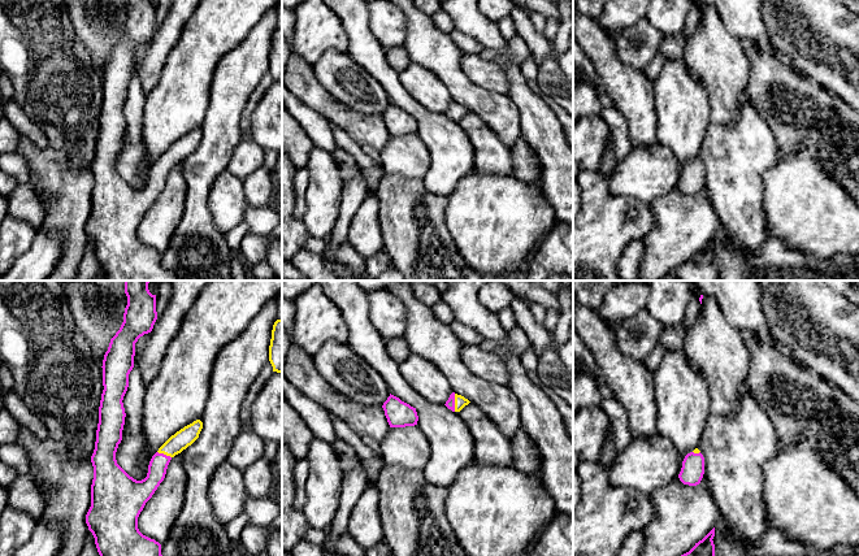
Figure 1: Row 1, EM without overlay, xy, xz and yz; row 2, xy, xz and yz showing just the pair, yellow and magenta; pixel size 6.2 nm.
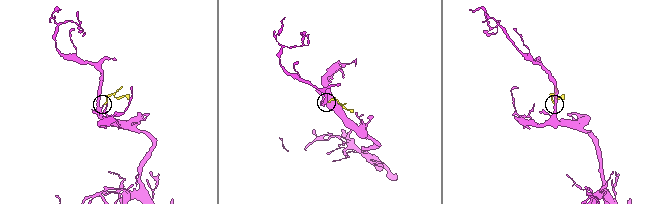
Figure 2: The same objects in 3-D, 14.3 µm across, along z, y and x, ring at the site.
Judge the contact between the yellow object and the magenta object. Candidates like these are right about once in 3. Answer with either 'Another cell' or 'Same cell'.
Same cell

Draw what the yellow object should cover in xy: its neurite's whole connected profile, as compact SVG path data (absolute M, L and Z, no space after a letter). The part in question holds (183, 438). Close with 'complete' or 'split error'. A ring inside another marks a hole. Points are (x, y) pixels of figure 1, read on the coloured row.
M125 281L127 305L123 313L123 322L110 339L101 366L104 390L99 407L95 449L91 456L94 466L91 507L86 514L86 524L95 538L100 556L162 556L161 544L139 531L138 517L164 481L170 460L191 446L203 429L203 422L196 420L172 435L152 456L147 477L142 481L130 477L117 464L116 452L122 440L126 417L122 400L129 387L129 374L134 368L135 343L140 336L152 331L157 320L156 295L149 292L148 283L149 281Z | split error

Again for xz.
M452 392L444 405L452 412L460 412L469 403L464 396Z | split error

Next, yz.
M695 448L685 456L678 478L684 485L697 486L700 483L703 474L704 457L700 451Z | split error

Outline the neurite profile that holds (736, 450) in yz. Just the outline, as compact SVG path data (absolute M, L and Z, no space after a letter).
M746 383L741 388L739 411L734 417L726 418L712 413L708 414L698 449L704 457L703 475L721 512L721 521L730 527L736 539L756 544L765 530L763 468L771 459L777 456L778 444L771 418L751 395Z

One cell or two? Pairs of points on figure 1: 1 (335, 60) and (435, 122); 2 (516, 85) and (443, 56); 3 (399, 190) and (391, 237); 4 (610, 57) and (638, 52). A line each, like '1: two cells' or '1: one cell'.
1: two cells
2: two cells
3: one cell
4: two cells

